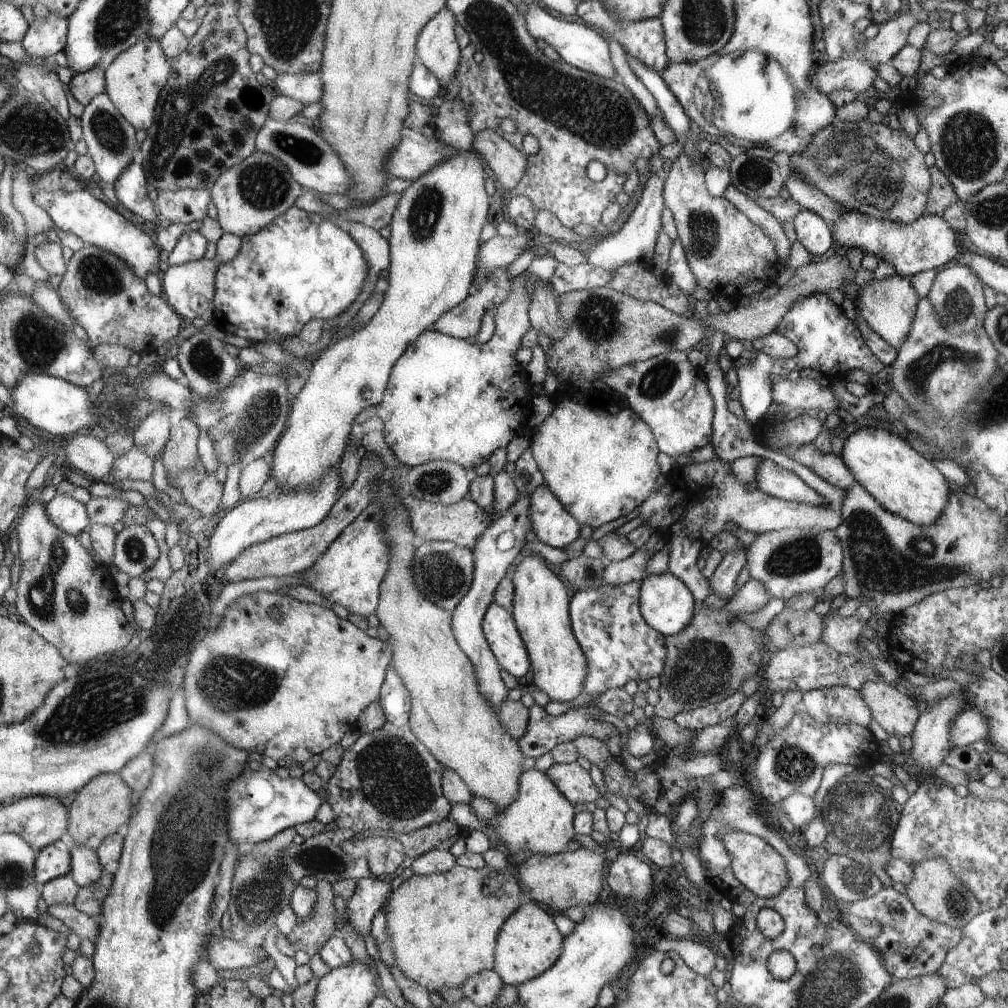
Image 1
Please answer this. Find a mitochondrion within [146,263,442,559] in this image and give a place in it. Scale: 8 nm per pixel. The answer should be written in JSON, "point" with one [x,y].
{"point":[261,417]}

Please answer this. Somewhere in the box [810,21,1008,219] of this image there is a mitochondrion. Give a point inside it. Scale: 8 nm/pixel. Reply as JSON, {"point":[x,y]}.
{"point":[968,146]}

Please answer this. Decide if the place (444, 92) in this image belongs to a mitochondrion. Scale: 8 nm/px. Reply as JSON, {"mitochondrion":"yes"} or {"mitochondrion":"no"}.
{"mitochondrion":"no"}

